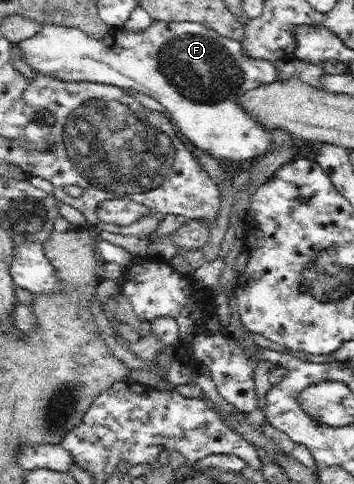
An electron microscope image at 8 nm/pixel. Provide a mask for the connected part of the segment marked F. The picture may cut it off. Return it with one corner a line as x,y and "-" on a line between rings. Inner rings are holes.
153,21
149,27
139,32
123,26
111,30
104,40
97,40
79,28
46,24
41,25
35,36
23,39
17,45
23,58
37,73
65,82
89,81
118,86
125,90
133,88
155,98
161,103
164,113
171,119
179,134
219,162
227,164
249,159
255,161
272,150
269,131
239,105
239,96
275,82
275,63
243,53
239,41
221,36
201,23

